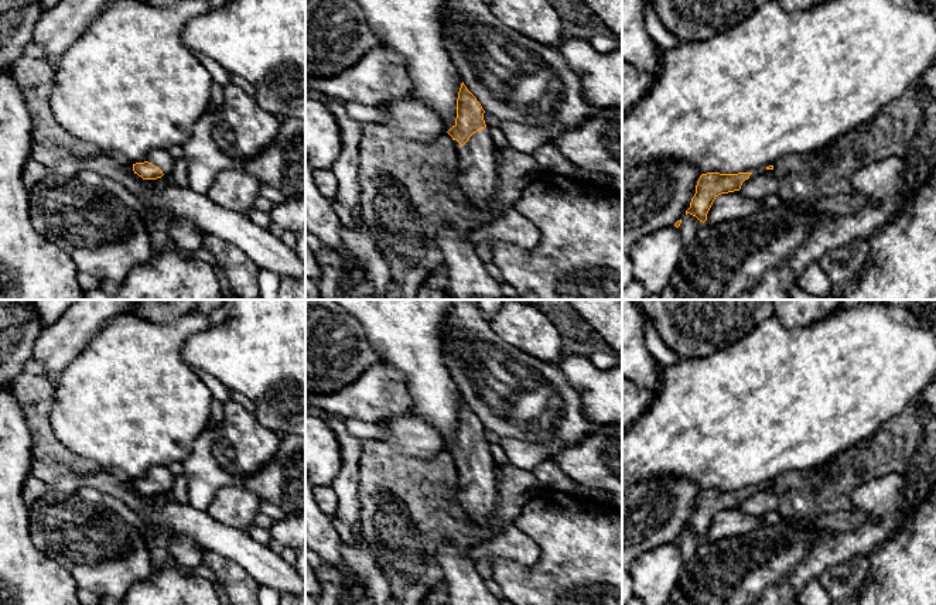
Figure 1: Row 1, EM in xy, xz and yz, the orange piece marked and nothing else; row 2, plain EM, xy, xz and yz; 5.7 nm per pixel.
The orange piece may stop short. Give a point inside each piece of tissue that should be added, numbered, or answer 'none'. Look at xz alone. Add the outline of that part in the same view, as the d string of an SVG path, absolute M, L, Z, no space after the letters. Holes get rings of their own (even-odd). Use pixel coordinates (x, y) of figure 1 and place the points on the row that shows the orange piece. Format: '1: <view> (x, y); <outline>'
1: xz (477, 167); M486 126L474 133L461 146L454 140L458 160L458 185L468 199L478 208L486 205L496 188L496 160L491 129Z

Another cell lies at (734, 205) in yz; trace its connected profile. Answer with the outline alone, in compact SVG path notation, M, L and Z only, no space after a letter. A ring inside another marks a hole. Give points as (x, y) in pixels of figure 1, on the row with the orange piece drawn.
M741 191L721 194L715 196L707 213L706 223L720 225L721 222L744 219L755 213L761 205L761 202L742 194Z

